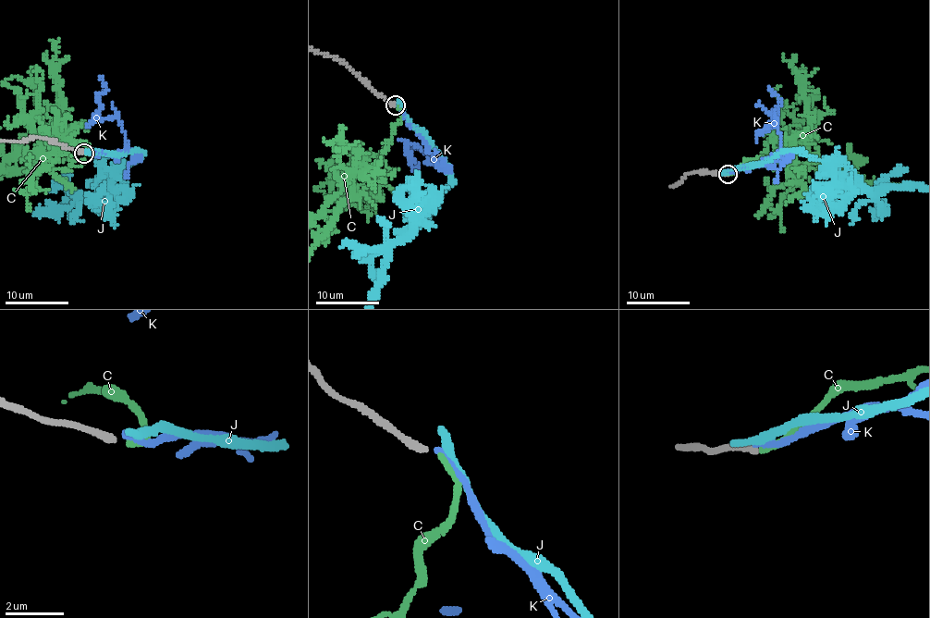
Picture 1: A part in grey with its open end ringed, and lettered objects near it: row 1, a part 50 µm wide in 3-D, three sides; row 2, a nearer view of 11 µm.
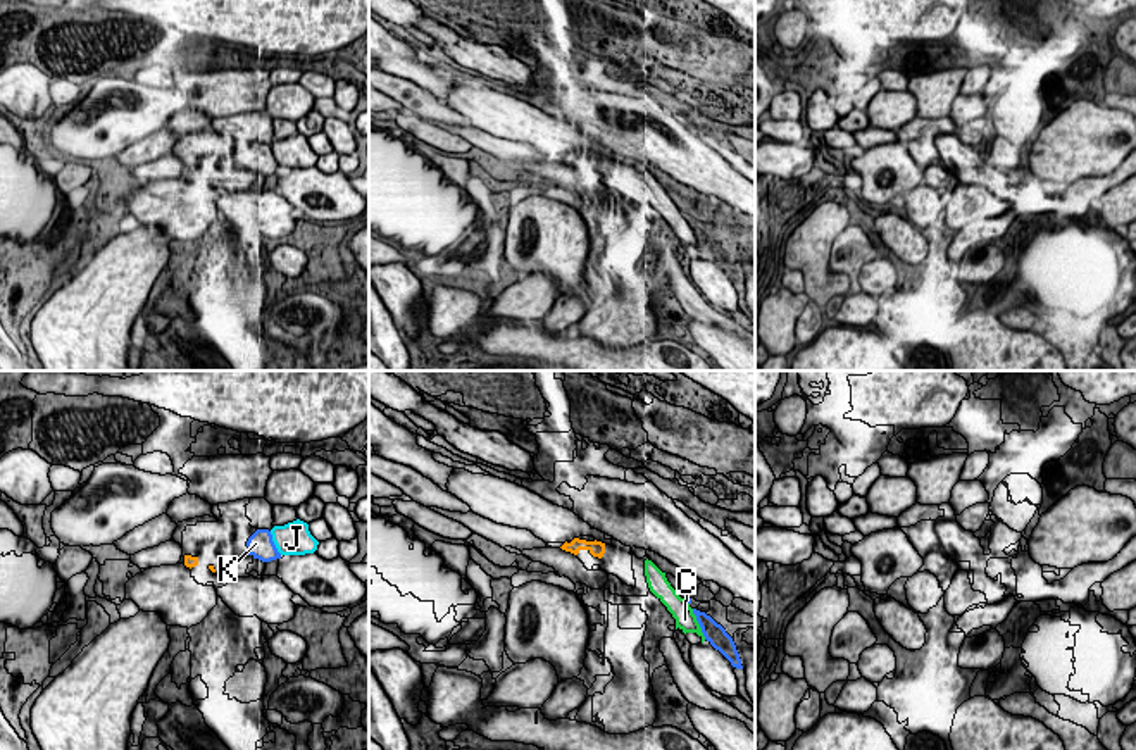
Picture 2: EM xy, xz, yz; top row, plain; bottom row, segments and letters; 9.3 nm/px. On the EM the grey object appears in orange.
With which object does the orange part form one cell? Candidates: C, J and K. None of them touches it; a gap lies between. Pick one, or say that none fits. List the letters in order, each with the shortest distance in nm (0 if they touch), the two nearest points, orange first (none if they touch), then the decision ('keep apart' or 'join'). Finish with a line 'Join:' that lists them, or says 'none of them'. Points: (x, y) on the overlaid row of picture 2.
C: 400 nm | xz (604, 552), (645, 561) | join
J: 600 nm | xy (214, 569), (273, 540) | keep apart
K: 360 nm | xy (214, 569), (249, 554) | keep apart
Join: C

